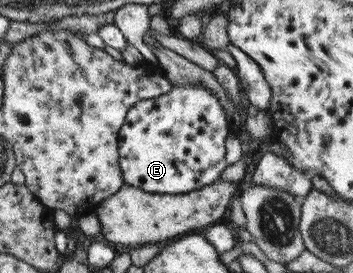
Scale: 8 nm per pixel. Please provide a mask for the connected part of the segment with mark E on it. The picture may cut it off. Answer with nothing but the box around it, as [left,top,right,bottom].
[117,84,232,194]

